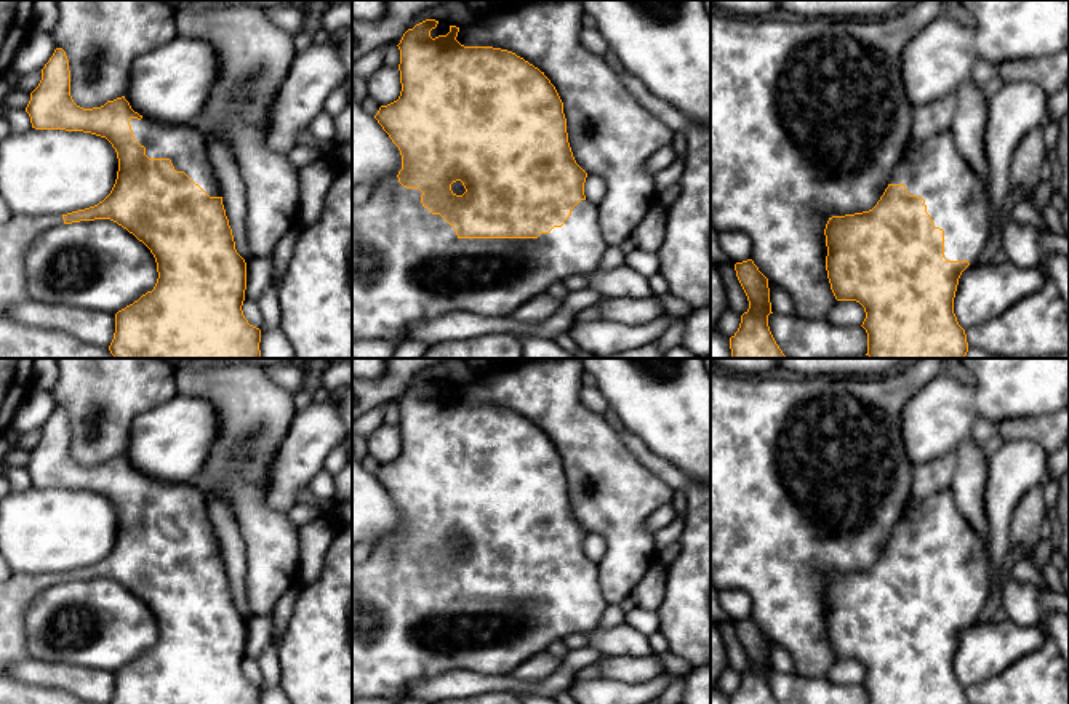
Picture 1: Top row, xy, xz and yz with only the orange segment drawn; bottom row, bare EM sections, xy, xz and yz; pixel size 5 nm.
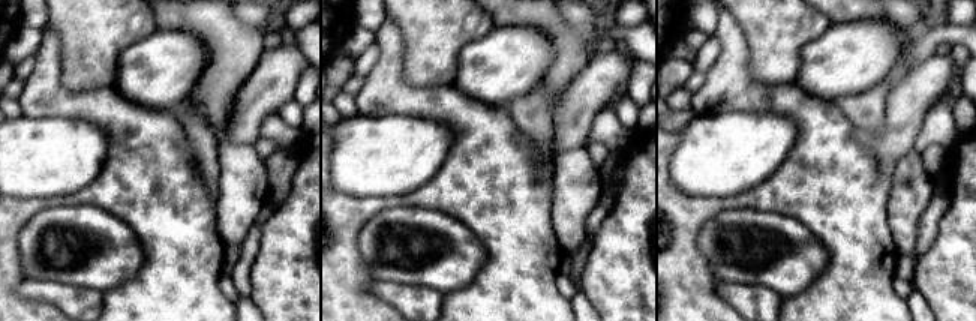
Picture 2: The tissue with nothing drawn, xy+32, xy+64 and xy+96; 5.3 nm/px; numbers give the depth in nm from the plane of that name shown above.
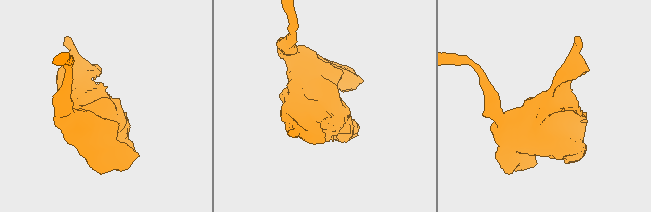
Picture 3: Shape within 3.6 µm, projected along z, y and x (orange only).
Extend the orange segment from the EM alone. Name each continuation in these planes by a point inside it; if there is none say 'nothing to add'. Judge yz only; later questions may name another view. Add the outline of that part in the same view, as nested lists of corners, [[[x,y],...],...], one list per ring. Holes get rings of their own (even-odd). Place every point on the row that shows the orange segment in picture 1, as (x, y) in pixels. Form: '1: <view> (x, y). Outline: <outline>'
1: yz (957, 200). Outline: [[[951,130],[936,133],[917,146],[907,144],[890,178],[904,184],[909,195],[925,200],[933,226],[944,230],[944,258],[975,266],[991,234],[991,197],[984,182],[959,152]]]

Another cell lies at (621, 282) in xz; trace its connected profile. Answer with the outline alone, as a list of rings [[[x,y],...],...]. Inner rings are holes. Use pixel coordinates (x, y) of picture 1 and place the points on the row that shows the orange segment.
[[[626,264],[610,270],[594,270],[589,274],[589,288],[597,290],[607,299],[653,296],[650,278]]]

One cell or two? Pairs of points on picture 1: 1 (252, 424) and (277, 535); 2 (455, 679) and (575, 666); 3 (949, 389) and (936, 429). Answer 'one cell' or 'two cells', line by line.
1: one cell
2: one cell
3: one cell

